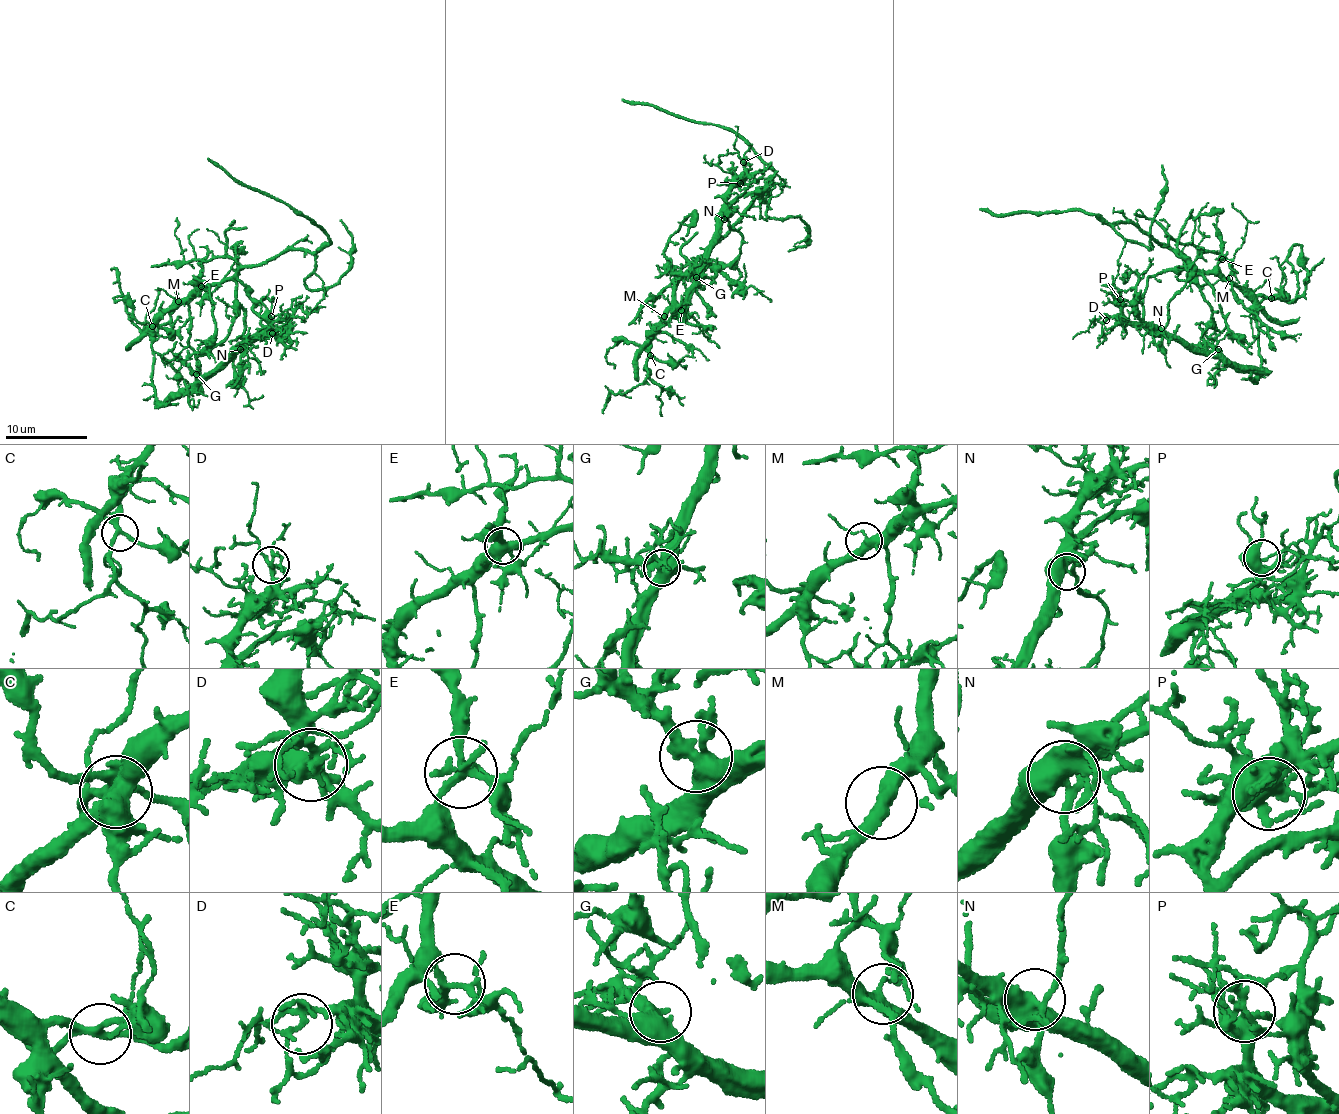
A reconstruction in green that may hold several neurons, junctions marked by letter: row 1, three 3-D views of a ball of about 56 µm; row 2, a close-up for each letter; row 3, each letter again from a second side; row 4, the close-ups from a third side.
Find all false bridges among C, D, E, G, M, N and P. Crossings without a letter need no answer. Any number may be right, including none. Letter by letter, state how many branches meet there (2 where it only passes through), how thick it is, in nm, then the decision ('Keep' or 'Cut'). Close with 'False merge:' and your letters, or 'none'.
C: Branches: 4. Thickness 220 nm. Keep
D: Branches: 5. Thickness 180 nm. Keep
E: Branches: 6. Thickness 190 nm. Keep
G: Branches: 4. Thickness 440 nm. Keep
M: Branches: 3. Thickness 320 nm. Keep
N: Branches: 4. Thickness 460 nm. Cut
P: Branches: 6. Thickness 440 nm. Keep
False merge: N

